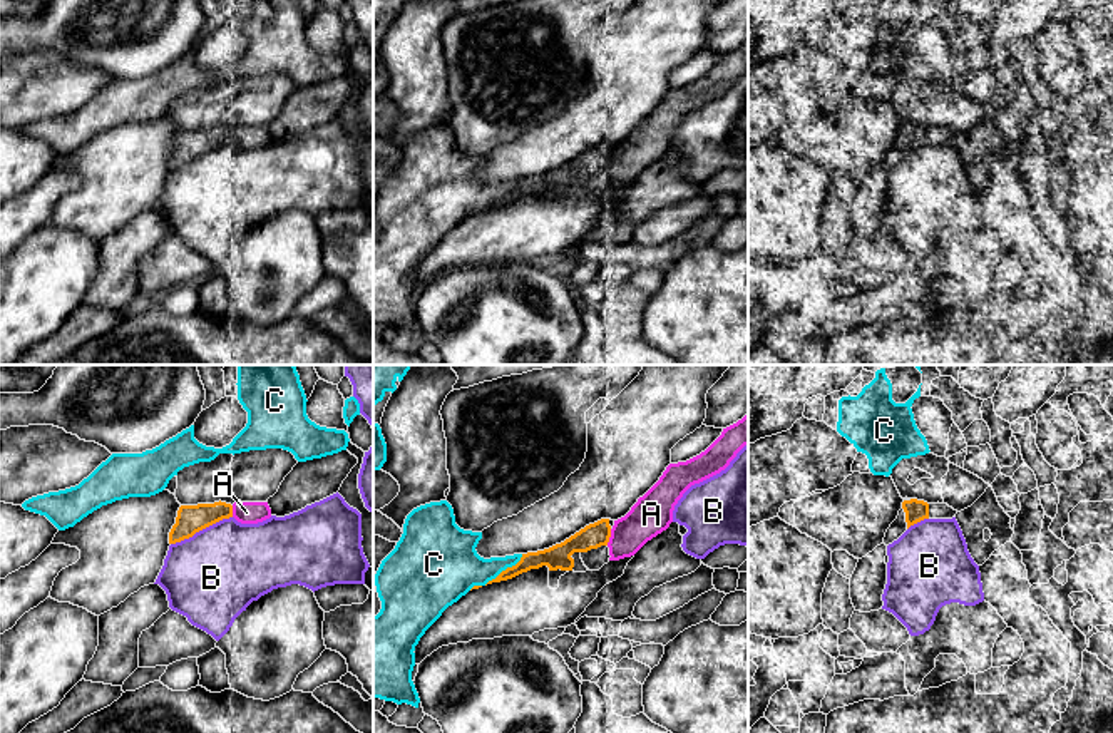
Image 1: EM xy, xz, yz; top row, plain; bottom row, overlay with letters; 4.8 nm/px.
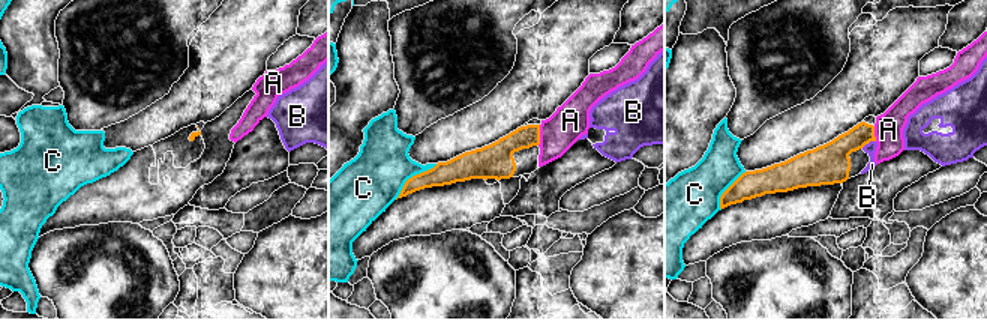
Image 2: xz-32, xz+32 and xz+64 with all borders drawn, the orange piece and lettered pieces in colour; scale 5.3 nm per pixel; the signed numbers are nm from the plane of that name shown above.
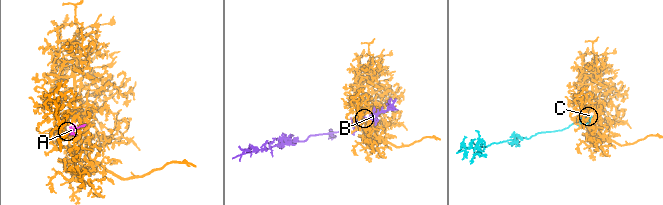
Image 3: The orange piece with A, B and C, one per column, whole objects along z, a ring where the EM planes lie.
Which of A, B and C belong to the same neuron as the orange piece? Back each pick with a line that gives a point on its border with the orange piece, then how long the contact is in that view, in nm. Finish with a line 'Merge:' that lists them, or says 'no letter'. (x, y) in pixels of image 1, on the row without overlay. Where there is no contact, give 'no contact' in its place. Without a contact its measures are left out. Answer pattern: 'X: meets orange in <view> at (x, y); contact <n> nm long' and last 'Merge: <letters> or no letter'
A: meets orange in xz at (610, 161); contact 80 nm long
Merge: A

